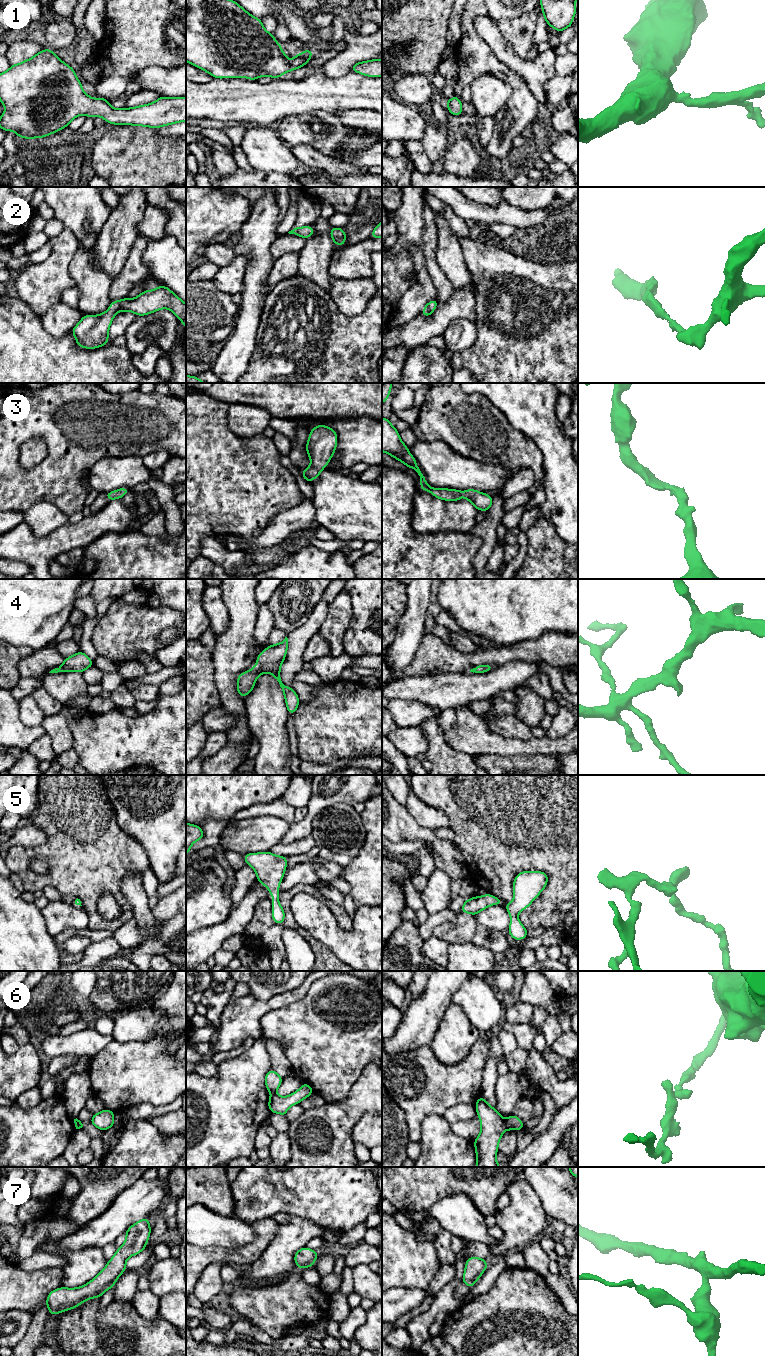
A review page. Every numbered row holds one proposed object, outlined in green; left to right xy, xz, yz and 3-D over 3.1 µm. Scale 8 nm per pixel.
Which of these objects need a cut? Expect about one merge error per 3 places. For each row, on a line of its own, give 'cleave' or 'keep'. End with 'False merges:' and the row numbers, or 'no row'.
1: keep
2: keep
3: keep
4: keep
5: keep
6: cleave
7: keep
False merges: 6

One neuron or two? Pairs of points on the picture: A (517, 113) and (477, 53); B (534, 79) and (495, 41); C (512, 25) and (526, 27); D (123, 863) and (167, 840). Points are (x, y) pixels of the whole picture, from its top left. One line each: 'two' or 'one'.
A: one
B: one
C: one
D: two

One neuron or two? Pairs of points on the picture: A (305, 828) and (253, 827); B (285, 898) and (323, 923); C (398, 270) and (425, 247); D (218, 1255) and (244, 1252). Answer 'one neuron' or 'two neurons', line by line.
A: two neurons
B: two neurons
C: two neurons
D: one neuron

